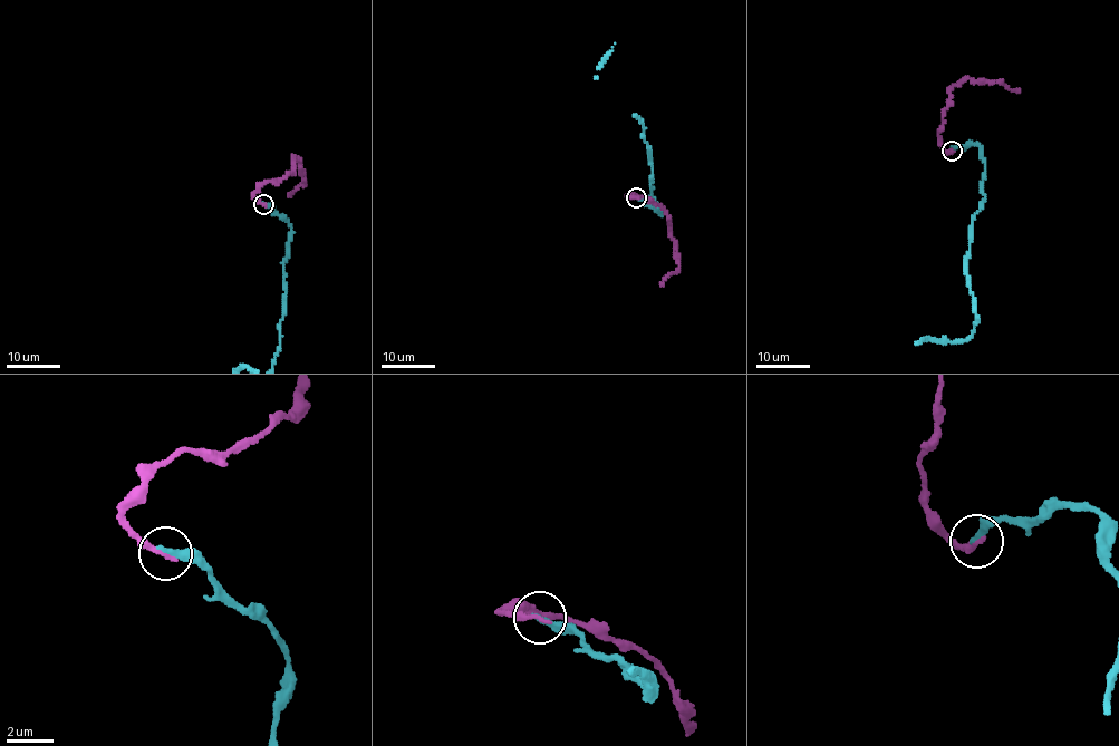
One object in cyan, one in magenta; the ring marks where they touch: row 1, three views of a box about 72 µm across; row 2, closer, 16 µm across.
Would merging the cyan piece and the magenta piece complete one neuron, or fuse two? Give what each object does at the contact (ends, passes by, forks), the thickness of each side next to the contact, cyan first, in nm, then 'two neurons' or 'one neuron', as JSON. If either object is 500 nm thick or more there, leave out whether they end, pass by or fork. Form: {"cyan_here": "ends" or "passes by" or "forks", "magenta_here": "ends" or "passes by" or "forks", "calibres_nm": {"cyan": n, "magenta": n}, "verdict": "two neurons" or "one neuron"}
{"cyan_here": "ends", "magenta_here": "ends", "calibres_nm": {"cyan": 320, "magenta": 240}, "verdict": "two neurons"}

